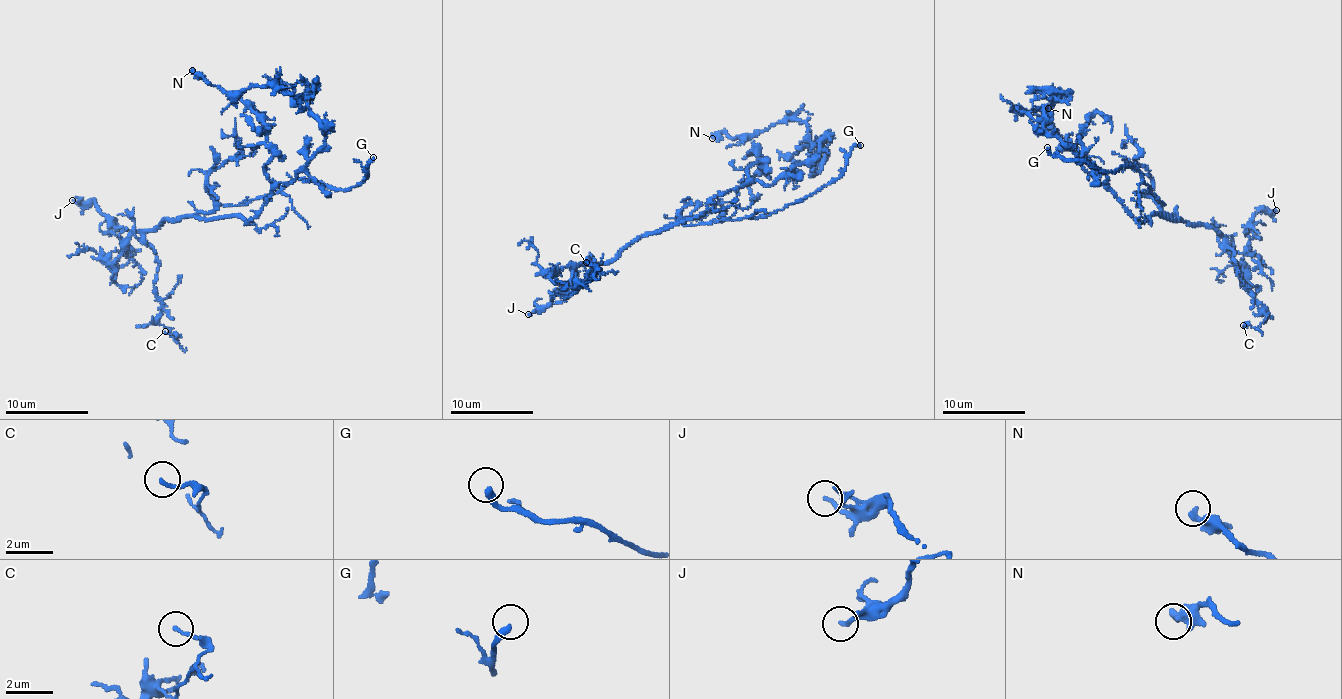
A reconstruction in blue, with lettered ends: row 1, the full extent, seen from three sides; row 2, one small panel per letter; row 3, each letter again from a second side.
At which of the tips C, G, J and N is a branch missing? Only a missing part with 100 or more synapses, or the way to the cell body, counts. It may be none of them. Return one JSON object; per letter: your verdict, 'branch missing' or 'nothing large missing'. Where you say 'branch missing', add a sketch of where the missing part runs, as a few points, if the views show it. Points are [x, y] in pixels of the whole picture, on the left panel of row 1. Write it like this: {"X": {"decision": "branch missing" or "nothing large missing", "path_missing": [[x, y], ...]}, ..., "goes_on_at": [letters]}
{"C": {"decision": "nothing large missing"}, "G": {"decision": "branch missing", "path_missing": [[373, 157], [373, 151], [363, 152], [363, 183]]}, "J": {"decision": "nothing large missing"}, "N": {"decision": "nothing large missing"}, "goes_on_at": ["G"]}

